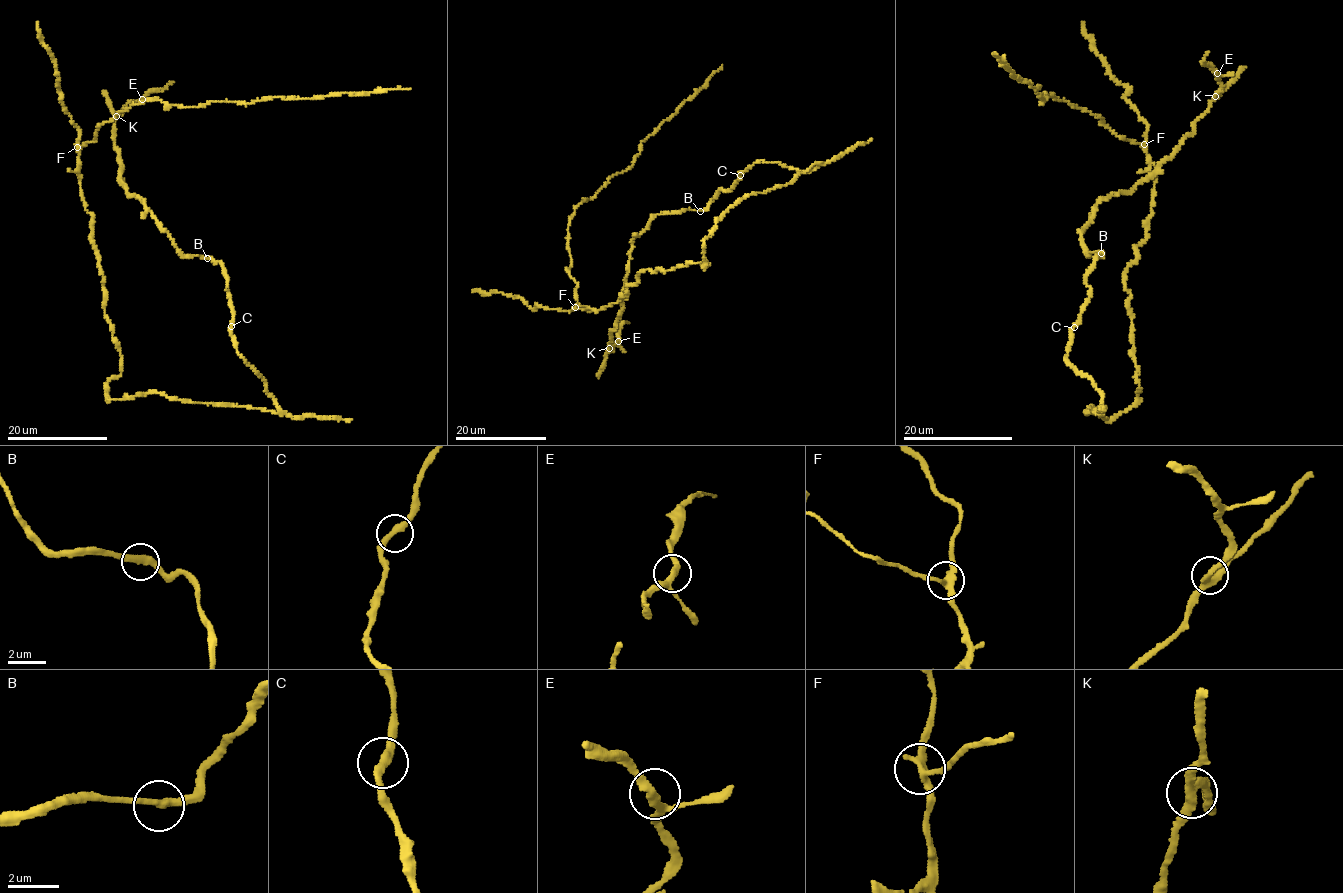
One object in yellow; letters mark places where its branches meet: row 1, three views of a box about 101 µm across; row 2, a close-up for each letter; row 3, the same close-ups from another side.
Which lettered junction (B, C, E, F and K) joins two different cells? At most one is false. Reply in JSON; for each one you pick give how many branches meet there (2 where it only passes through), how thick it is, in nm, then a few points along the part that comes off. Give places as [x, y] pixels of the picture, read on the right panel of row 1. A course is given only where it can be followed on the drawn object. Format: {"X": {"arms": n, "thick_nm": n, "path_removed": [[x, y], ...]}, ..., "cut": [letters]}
{"F": {"arms": 3, "thick_nm": 280, "path_removed": [[1143, 145], [1119, 137], [1102, 117], [1047, 94], [1041, 98], [1039, 86], [1013, 78], [993, 54]]}, "cut": ["F"]}

